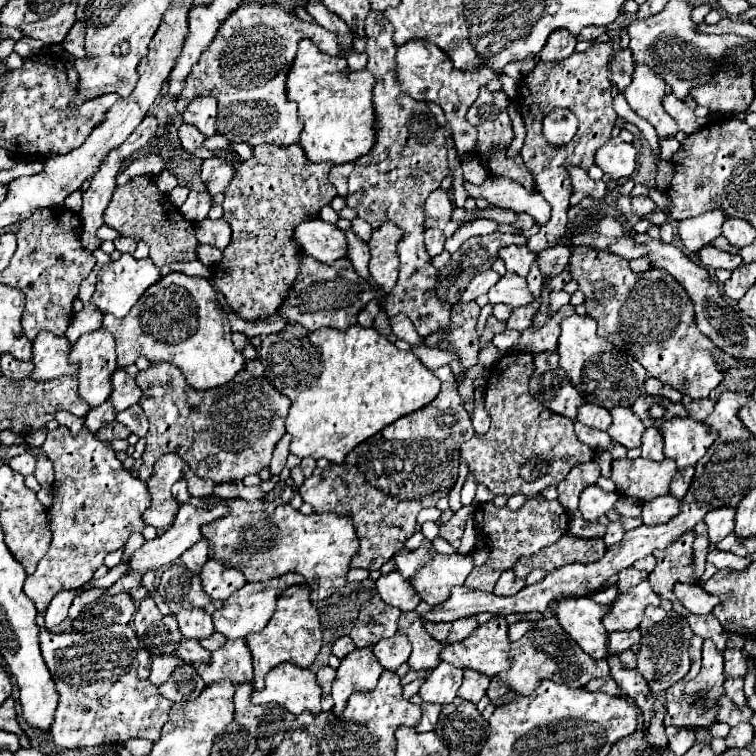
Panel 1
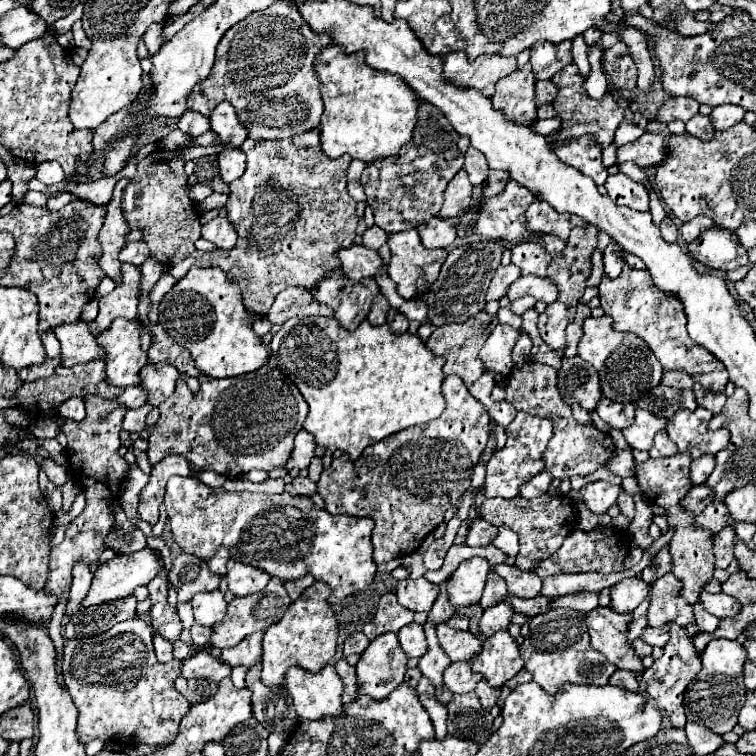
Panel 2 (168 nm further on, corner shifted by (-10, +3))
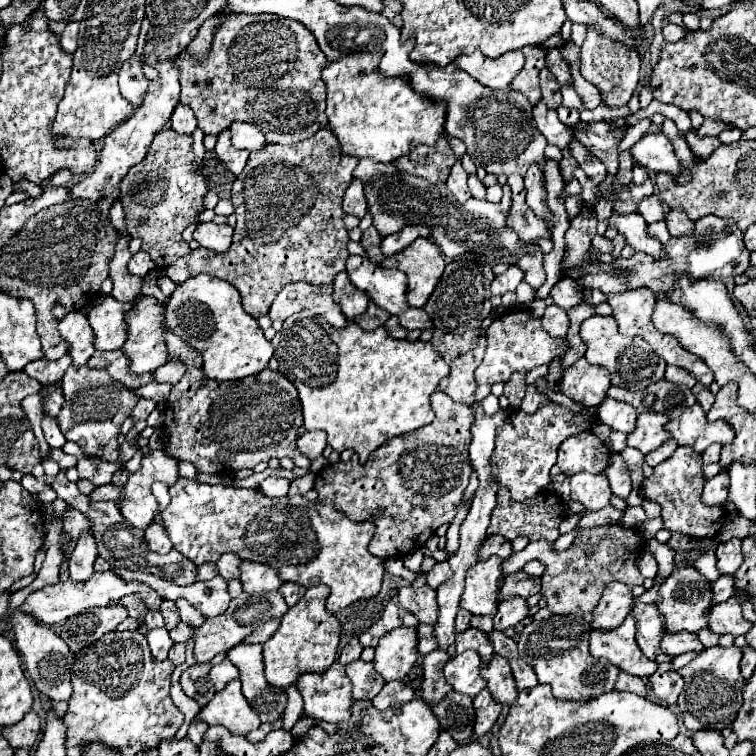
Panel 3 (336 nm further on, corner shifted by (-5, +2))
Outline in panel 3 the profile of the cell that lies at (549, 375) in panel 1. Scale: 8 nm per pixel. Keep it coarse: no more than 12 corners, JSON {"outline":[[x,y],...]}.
{"outline":[[579,358],[563,372],[561,392],[599,406],[609,388],[607,368]]}

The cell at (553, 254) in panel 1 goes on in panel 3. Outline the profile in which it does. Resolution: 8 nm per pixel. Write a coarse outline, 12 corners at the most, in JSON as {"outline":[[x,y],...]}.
{"outline":[[523,176],[509,178],[513,206],[507,216],[519,238],[547,236],[545,220],[525,204]]}

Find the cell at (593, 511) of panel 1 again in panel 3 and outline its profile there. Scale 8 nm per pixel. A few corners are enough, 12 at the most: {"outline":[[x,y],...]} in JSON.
{"outline":[[605,474],[571,476],[571,500],[587,510],[609,504]]}

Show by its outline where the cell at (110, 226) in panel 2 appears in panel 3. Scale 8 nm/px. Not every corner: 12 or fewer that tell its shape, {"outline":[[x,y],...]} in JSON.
{"outline":[[119,236],[111,260],[113,296],[119,302],[135,302],[146,277],[161,277],[154,268],[145,277],[129,274],[131,260],[127,240]]}

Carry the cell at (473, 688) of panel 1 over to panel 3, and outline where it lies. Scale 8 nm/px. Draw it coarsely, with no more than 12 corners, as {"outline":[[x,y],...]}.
{"outline":[[487,688],[473,698],[475,728],[471,740],[485,736],[497,722],[501,706]]}

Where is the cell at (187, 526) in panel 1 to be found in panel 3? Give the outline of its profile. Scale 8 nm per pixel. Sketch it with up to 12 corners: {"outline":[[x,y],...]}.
{"outline":[[95,572],[71,578],[27,596],[21,610],[53,626],[97,606],[139,596],[157,610],[161,598],[143,582]]}

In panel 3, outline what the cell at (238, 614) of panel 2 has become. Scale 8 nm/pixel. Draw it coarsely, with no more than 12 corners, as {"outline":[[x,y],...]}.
{"outline":[[247,592],[197,628],[197,664],[243,642],[289,606],[279,592]]}

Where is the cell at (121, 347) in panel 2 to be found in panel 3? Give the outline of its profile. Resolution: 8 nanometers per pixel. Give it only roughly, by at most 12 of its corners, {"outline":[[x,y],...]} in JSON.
{"outline":[[141,296],[125,316],[123,350],[131,372],[169,360],[167,330],[155,296]]}

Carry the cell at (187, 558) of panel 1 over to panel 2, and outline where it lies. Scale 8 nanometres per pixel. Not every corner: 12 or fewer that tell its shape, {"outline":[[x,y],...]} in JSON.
{"outline":[[220,547],[212,559],[206,561],[212,573],[224,575],[230,551]]}

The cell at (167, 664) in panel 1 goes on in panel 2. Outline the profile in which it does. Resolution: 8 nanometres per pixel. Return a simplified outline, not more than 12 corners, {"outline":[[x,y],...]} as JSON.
{"outline":[[200,649],[182,661],[180,677],[220,683],[230,667]]}

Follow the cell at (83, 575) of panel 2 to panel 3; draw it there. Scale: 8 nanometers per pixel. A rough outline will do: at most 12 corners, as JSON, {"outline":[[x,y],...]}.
{"outline":[[91,532],[79,536],[69,558],[69,576],[77,582],[93,574],[97,558]]}

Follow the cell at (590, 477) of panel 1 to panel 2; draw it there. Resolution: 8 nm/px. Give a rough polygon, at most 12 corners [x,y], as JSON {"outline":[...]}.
{"outline":[[618,451],[604,467],[618,477],[634,475],[630,451]]}

